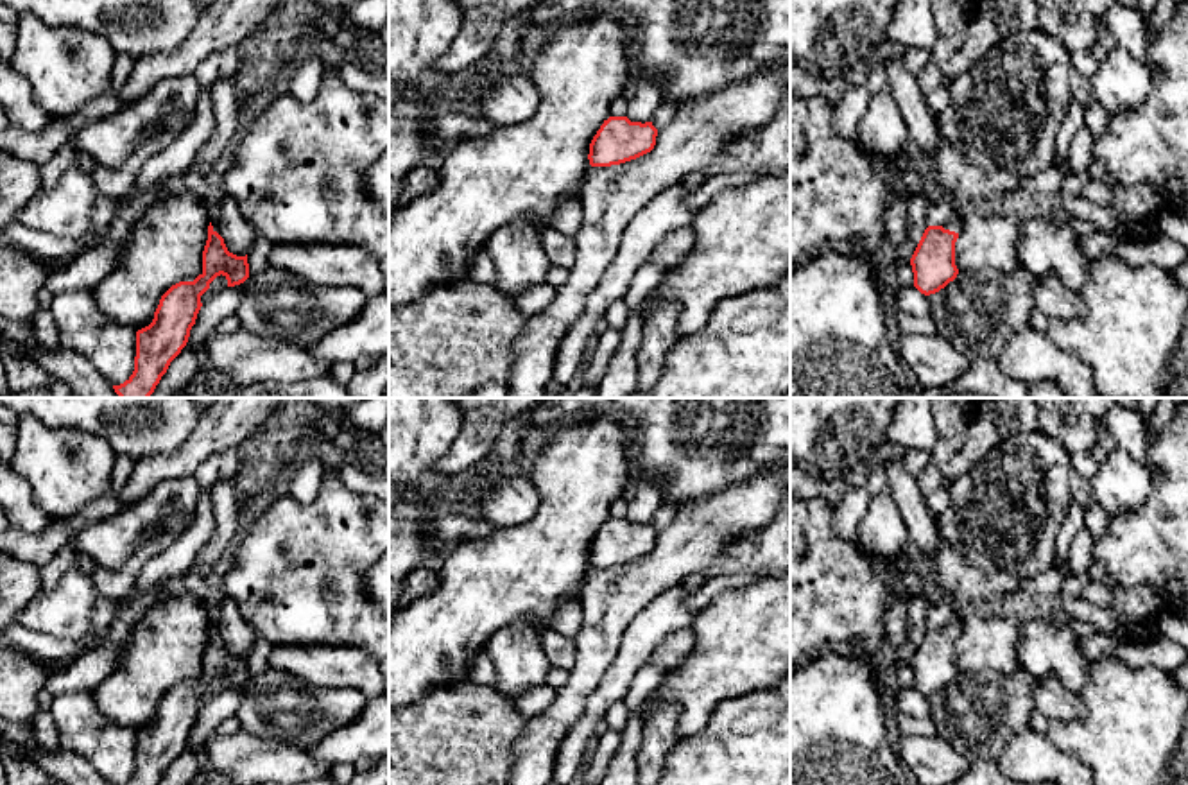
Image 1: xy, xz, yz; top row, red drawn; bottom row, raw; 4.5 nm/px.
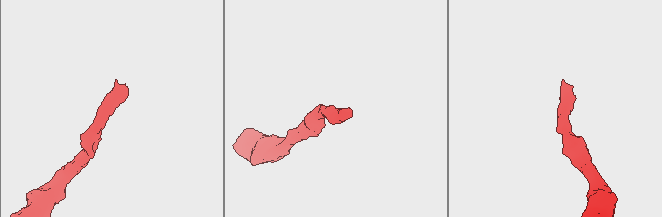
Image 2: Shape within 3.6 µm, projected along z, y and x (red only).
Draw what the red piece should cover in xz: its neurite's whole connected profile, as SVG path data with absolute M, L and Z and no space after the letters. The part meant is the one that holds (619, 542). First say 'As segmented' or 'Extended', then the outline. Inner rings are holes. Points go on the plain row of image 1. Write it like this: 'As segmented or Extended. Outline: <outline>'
As segmented. Outline: M627 518L604 522L590 545L590 566L611 568L636 561L656 547L658 531L652 523L631 523Z

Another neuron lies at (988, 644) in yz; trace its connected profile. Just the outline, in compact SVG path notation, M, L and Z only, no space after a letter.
M978 608L964 617L964 629L955 643L955 667L964 674L1009 676L1020 669L1018 643L1023 620L991 617Z

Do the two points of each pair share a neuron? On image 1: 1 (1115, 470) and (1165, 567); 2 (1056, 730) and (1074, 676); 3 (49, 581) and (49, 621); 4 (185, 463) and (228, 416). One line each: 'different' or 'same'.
1: different
2: different
3: different
4: same

